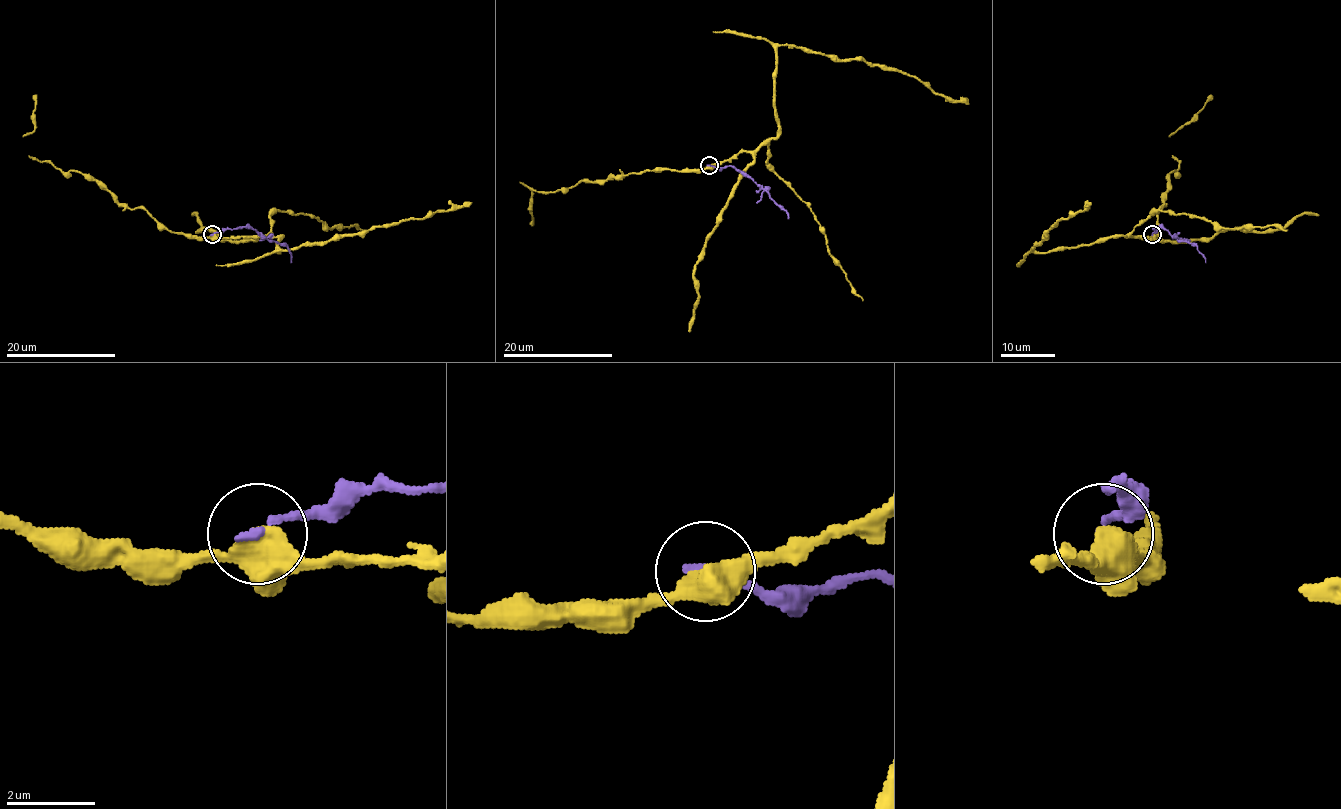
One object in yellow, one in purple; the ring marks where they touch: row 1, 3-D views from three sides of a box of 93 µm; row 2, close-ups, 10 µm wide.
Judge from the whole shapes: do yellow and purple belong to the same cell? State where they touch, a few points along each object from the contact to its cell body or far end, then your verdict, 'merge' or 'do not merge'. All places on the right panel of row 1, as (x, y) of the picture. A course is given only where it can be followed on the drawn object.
(1152, 234) | yellow via (1152, 234), (1150, 238), (1107, 237), (1047, 252), (1032, 250), (1060, 219), (1083, 211), (1091, 203) | purple via (1152, 234), (1155, 230), (1152, 229), (1162, 227), (1177, 240), (1193, 244), (1206, 263) | do not merge

